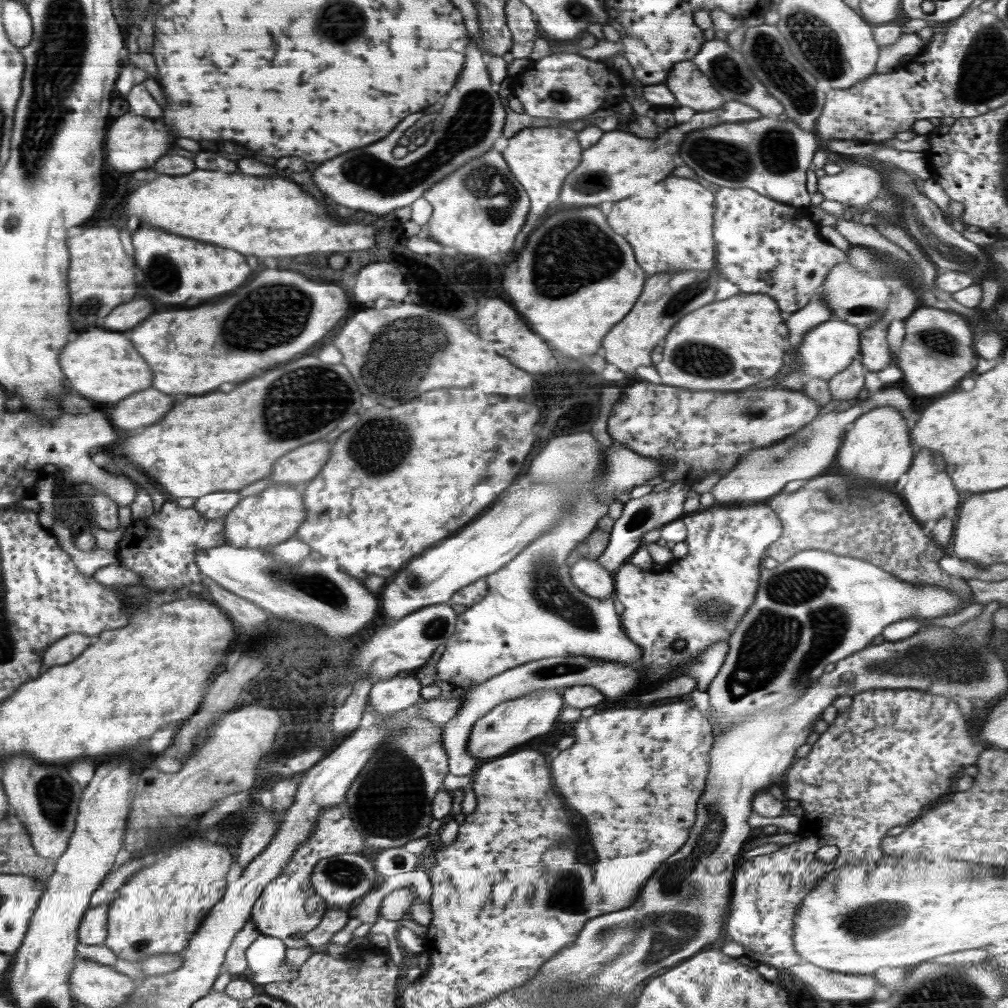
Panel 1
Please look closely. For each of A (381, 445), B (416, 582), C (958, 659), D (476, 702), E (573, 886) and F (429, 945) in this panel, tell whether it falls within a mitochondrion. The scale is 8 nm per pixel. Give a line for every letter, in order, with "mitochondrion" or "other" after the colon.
A: mitochondrion
B: mitochondrion
C: mitochondrion
D: other
E: mitochondrion
F: other

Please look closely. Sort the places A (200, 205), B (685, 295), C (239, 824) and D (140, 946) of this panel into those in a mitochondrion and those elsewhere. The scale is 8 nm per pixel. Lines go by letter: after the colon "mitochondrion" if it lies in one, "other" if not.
A: other
B: mitochondrion
C: other
D: mitochondrion

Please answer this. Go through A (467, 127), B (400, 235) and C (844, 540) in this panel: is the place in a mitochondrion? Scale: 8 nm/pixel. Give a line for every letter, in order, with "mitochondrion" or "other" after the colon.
A: mitochondrion
B: other
C: other

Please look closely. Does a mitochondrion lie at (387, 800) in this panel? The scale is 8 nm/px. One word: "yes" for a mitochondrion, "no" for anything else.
yes

